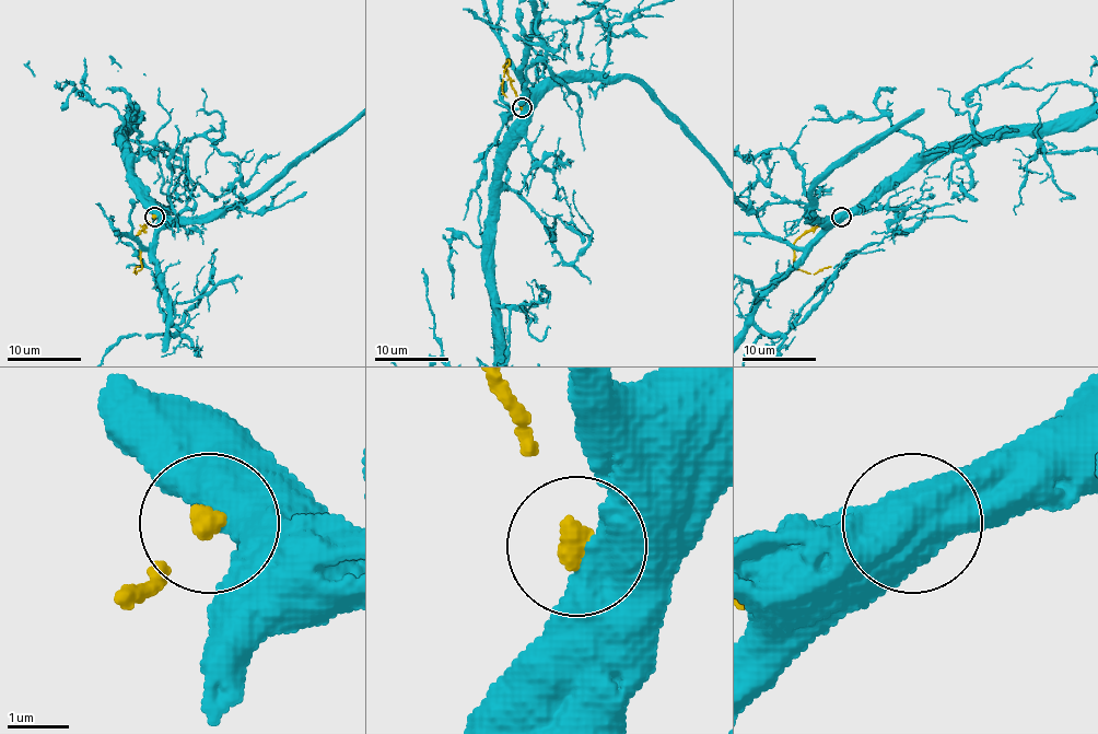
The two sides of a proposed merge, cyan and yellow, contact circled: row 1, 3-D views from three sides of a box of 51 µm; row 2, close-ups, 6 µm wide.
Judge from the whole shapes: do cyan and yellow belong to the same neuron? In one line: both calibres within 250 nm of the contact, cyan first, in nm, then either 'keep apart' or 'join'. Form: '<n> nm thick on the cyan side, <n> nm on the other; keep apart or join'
800 nm thick on the cyan side, 340 nm on the other; keep apart

